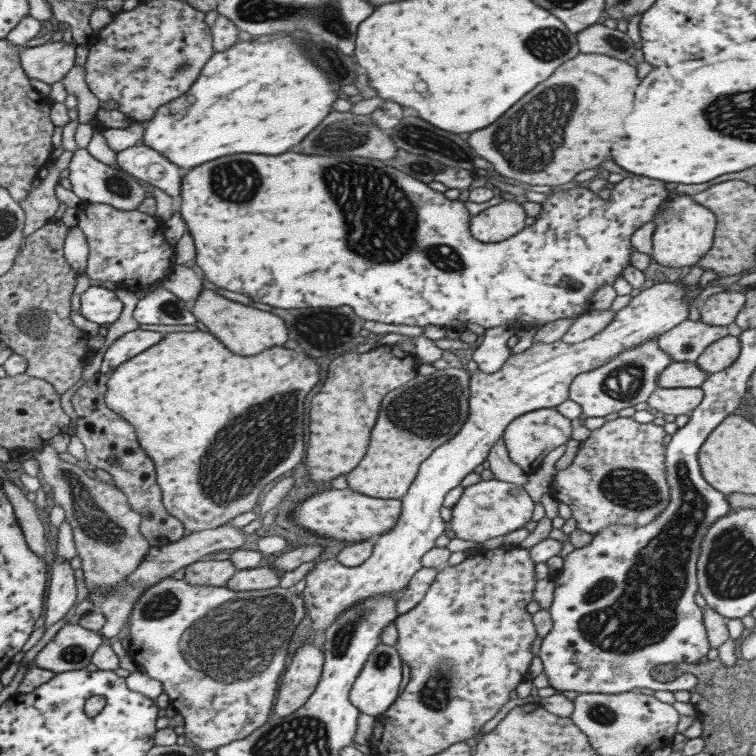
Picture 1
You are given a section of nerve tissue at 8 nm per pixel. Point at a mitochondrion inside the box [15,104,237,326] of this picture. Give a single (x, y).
(116, 184)

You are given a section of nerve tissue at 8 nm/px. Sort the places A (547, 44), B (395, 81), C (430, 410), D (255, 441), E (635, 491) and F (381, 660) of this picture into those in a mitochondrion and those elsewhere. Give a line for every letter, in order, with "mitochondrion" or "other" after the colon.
A: mitochondrion
B: other
C: mitochondrion
D: mitochondrion
E: mitochondrion
F: mitochondrion

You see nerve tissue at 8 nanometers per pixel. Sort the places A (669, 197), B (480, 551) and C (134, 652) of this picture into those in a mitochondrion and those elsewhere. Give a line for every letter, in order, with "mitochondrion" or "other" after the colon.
A: other
B: other
C: other

